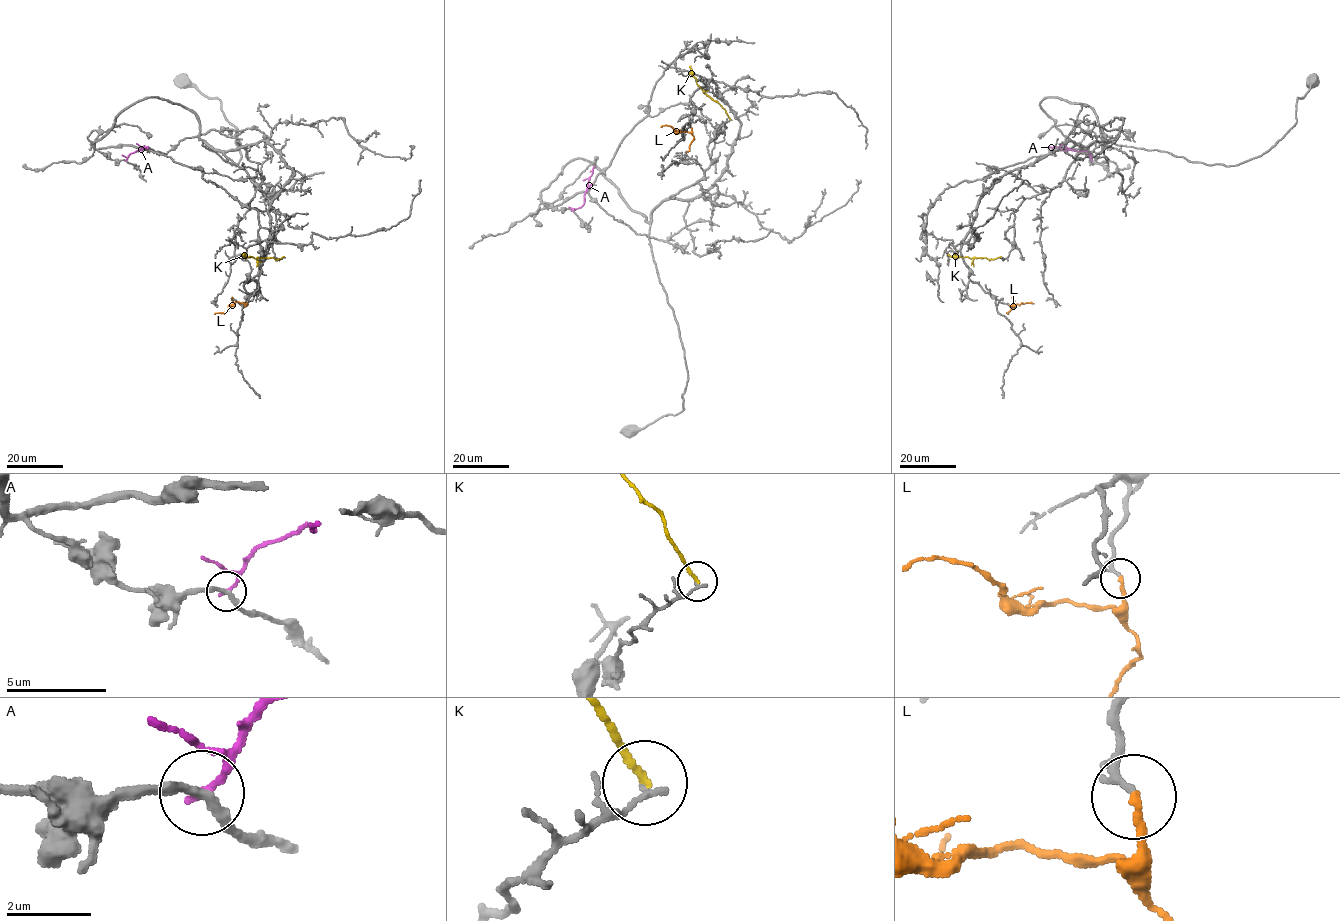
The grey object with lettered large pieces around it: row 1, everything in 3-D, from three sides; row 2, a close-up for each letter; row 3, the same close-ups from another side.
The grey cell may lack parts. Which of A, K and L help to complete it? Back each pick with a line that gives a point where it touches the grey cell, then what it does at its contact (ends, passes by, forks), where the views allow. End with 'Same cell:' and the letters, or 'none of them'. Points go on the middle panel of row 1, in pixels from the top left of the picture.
L: Touches grey at (691, 128). It ends there
Same cell: L

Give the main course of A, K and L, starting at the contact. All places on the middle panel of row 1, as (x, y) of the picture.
A: (572, 211), (583, 204), (594, 166)
K: (730, 119), (723, 108), (697, 85), (689, 66)
L: (691, 128), (691, 132), (677, 132), (670, 126), (661, 127)

